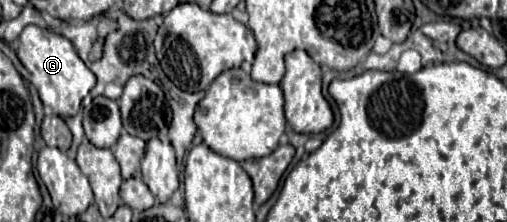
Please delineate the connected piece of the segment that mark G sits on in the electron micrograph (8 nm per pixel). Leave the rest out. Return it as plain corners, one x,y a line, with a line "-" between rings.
25,26
19,36
19,42
21,44
17,48
17,56
21,64
29,70
29,82
37,88
41,102
61,118
75,116
81,108
81,100
95,86
95,74
77,56
73,44
67,38
51,30
43,30
39,26

